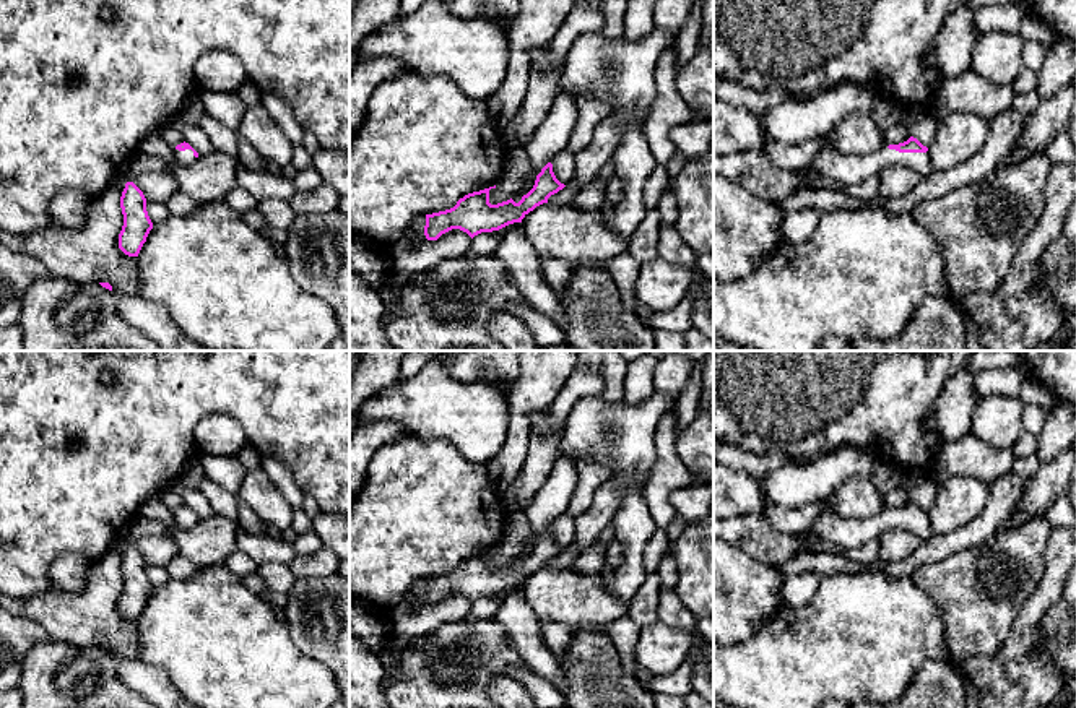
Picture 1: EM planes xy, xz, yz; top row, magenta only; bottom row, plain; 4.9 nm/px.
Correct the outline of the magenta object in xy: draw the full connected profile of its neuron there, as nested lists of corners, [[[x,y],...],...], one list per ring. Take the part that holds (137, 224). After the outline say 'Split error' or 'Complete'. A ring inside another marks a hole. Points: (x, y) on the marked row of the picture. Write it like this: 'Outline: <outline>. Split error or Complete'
Outline: [[[127,182],[120,196],[124,226],[119,234],[119,248],[128,257],[138,257],[153,222],[146,211],[146,198],[133,183]]]. Complete

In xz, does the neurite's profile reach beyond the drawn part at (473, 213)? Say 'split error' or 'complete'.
complete

